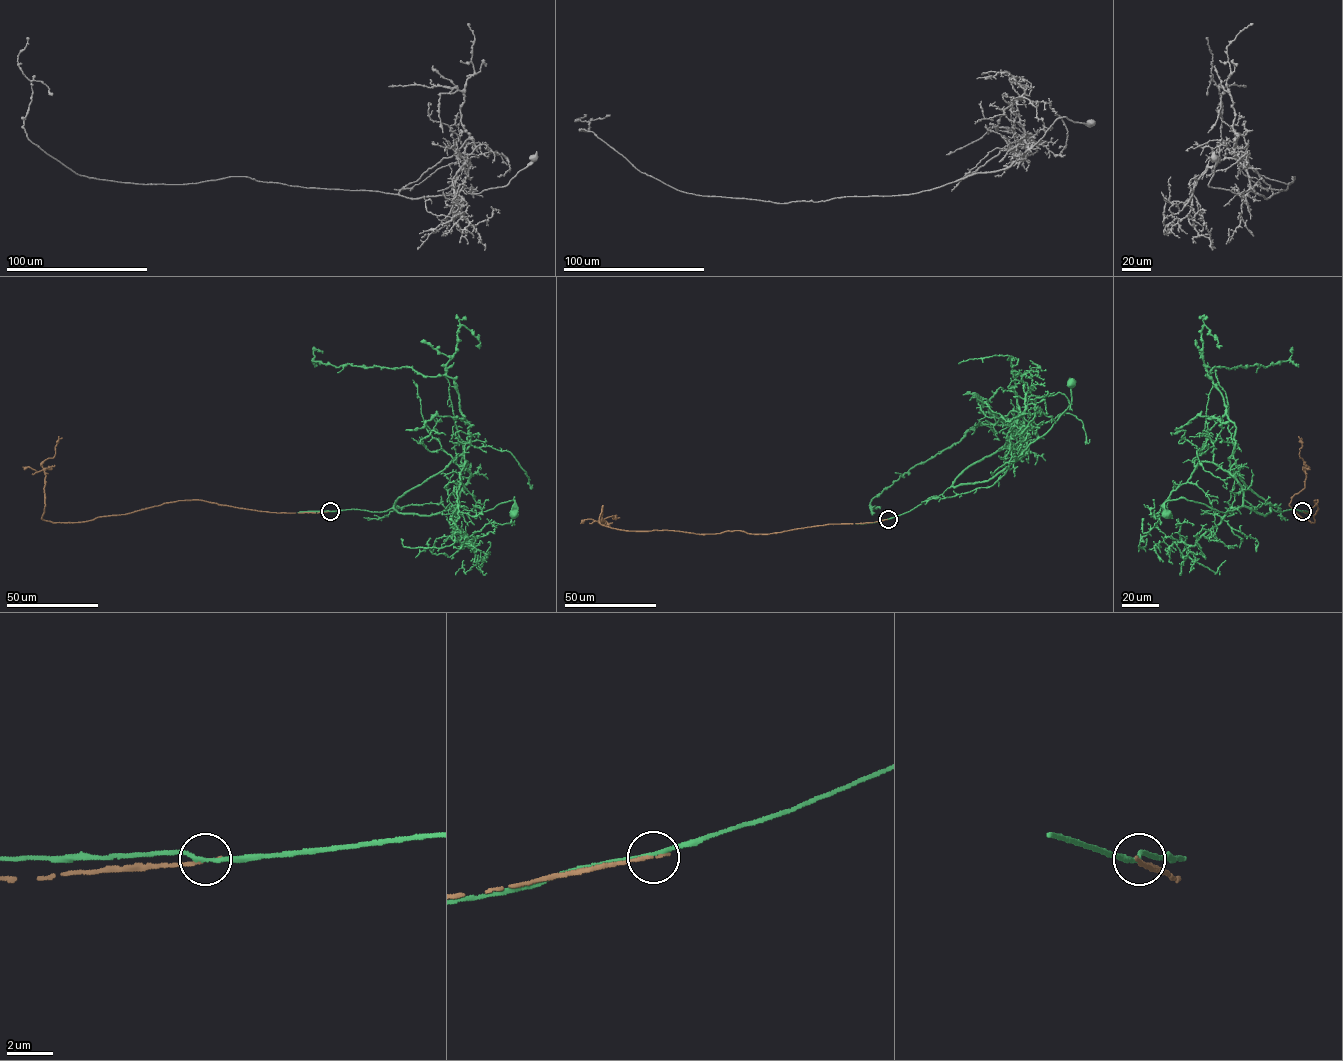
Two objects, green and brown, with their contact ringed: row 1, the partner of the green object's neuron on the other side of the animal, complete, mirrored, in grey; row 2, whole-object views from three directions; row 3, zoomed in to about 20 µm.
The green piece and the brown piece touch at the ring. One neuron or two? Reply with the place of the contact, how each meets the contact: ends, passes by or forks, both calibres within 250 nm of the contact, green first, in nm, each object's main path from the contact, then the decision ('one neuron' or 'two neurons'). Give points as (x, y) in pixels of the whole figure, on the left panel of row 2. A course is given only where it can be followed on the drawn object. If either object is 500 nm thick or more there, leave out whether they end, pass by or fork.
at (330, 511); green passes by; brown ends there; 160 nm thick on the green side, 160 nm on the other; green runs (330, 511), (391, 508), (431, 515), (455, 506), (475, 512), (492, 509), (514, 497), (514, 513); brown runs (330, 511), (271, 513), (192, 500), (82, 522), (46, 521), (42, 519), (42, 464), (54, 456), (58, 436); two neurons

